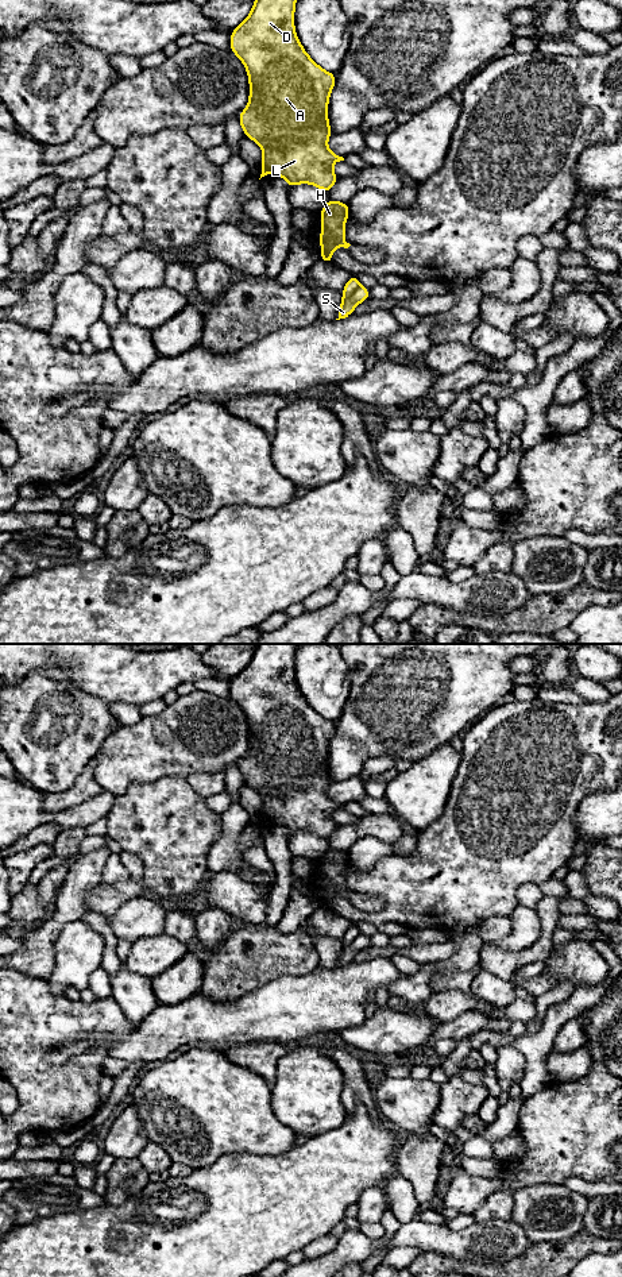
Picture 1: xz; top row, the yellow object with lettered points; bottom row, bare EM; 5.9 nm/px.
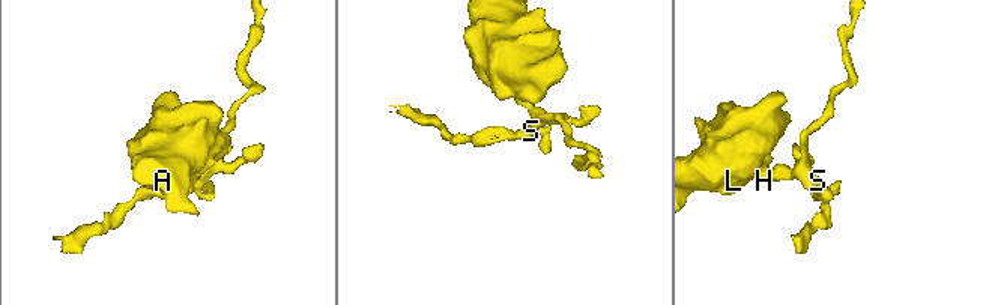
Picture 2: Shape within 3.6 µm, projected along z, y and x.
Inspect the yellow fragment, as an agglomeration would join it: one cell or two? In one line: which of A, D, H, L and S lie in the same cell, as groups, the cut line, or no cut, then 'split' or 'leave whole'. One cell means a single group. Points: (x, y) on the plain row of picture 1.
A D H L / S; cut in xz along (359, 933), (354, 940), (343, 945); split

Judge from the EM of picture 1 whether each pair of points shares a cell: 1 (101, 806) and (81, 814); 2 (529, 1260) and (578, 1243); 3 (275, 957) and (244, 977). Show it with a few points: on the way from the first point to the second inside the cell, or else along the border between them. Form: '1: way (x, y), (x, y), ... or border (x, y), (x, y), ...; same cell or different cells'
1: way (96, 809), (87, 813); same cell
2: way (541, 1260), (560, 1257), (566, 1253); same cell
3: way (267, 957), (252, 969); same cell

